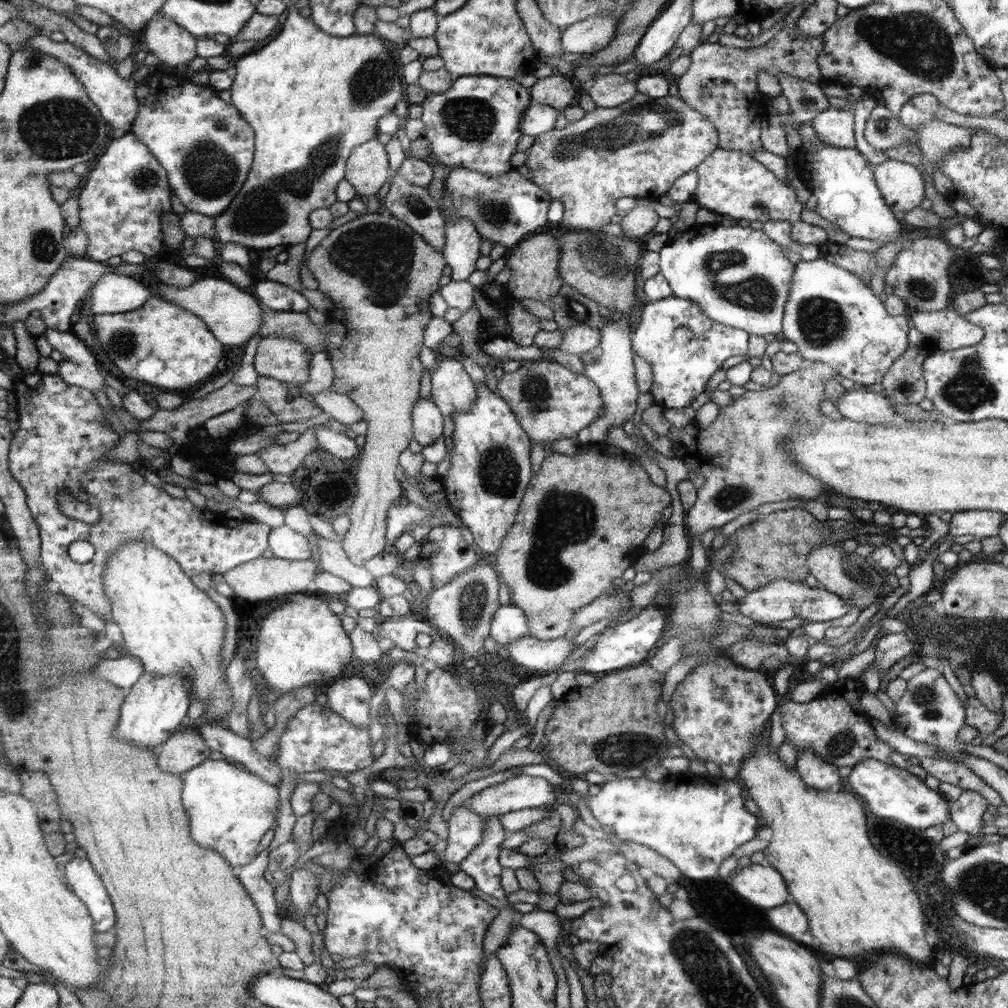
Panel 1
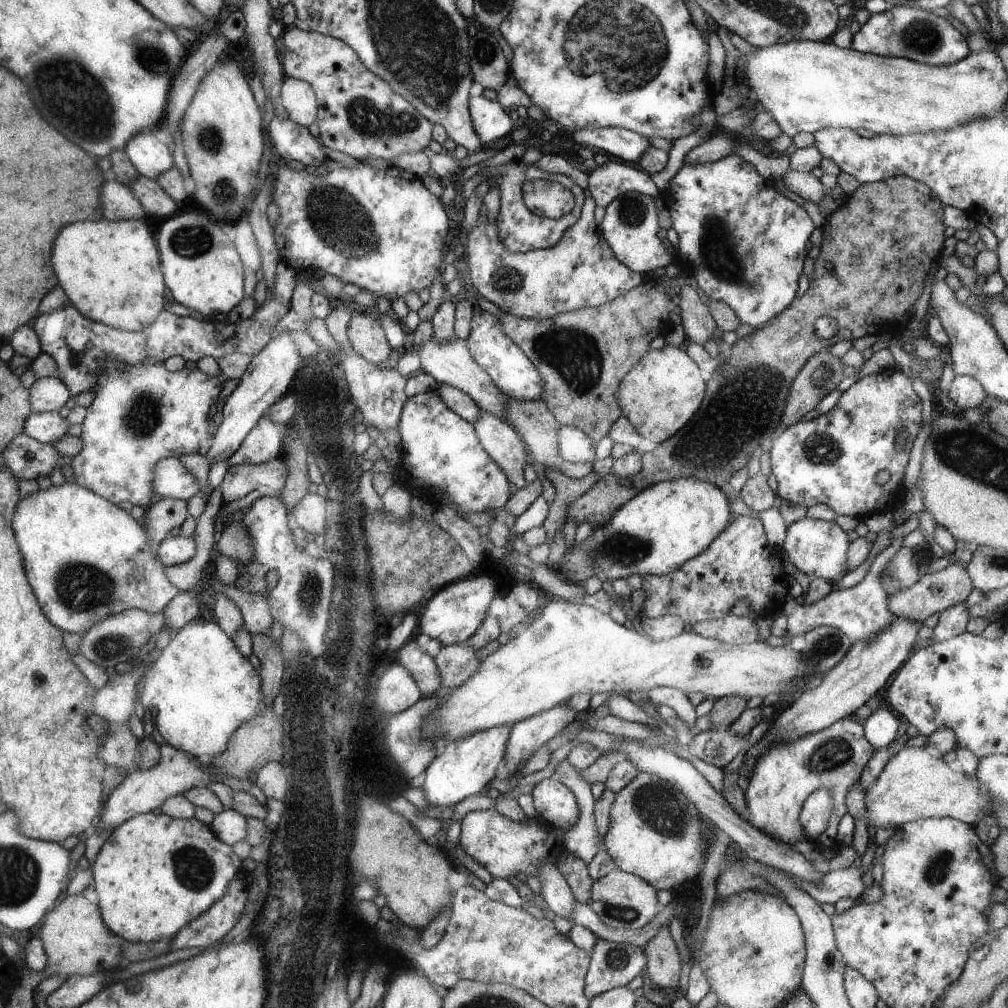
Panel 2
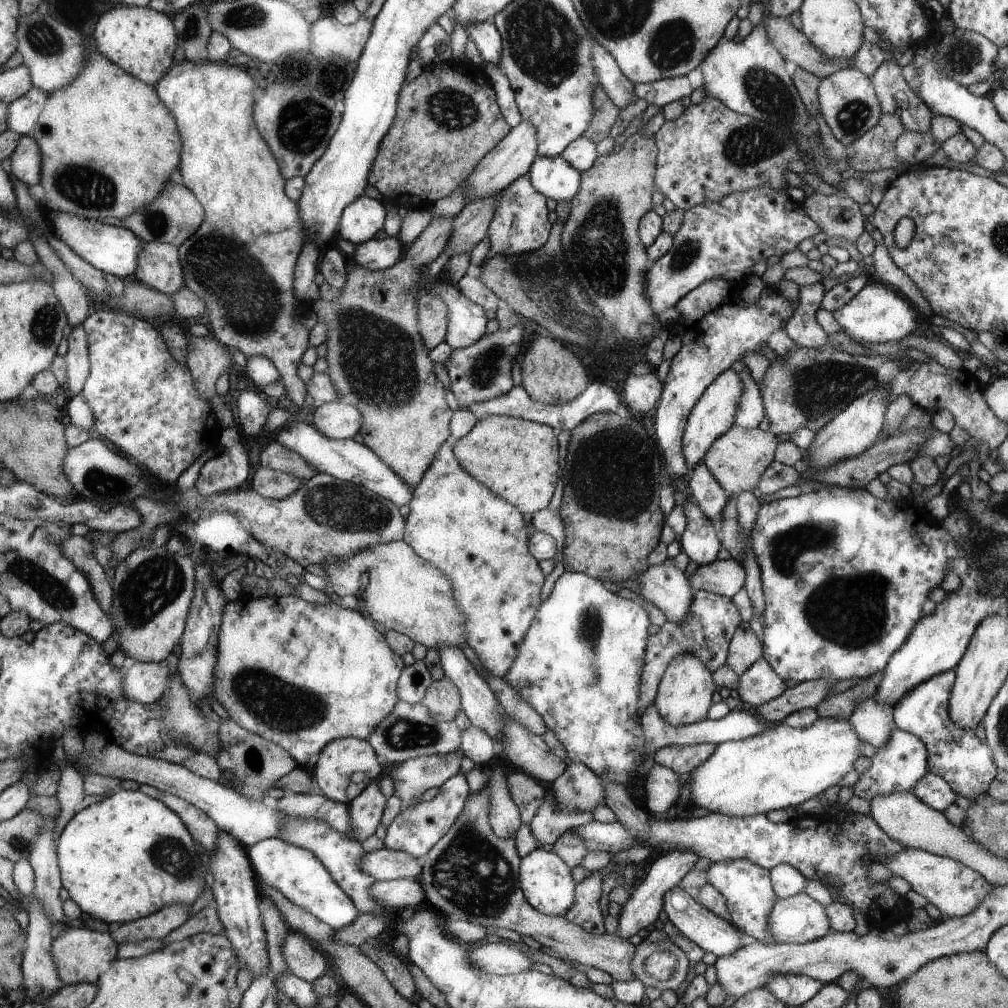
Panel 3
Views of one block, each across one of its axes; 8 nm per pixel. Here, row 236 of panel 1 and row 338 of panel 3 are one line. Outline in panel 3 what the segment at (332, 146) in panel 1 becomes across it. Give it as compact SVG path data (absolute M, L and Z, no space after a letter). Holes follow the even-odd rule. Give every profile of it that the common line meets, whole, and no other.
M184 59L182 62L177 62L174 61L173 65L168 69L168 72L162 76L161 80L158 81L153 87L157 90L157 93L161 97L161 101L165 103L165 105L171 110L171 113L174 114L175 116L175 121L177 122L178 128L182 128L182 130L179 130L180 134L182 134L182 142L183 142L183 150L182 150L182 166L179 167L178 172L178 179L180 182L187 187L195 195L197 195L198 200L202 200L202 206L203 208L206 208L206 226L201 226L200 229L197 230L196 233L193 234L192 237L190 237L186 242L184 242L182 245L178 247L179 250L179 259L180 259L180 264L182 265L183 271L184 271L184 276L185 276L185 281L187 284L188 288L191 288L198 296L200 299L204 301L205 304L205 315L204 318L208 318L209 322L209 328L212 328L212 332L210 334L214 339L216 339L221 345L224 345L225 347L227 346L235 346L238 347L244 354L247 356L247 358L253 357L253 356L265 356L266 358L269 358L273 363L274 366L278 369L278 372L280 373L281 380L284 384L285 388L285 395L294 402L294 404L298 407L301 407L304 403L305 395L307 393L305 382L298 376L297 373L297 368L298 368L298 363L302 361L302 354L304 354L304 350L308 348L308 330L304 328L304 326L301 325L301 318L304 317L304 314L299 317L299 323L296 324L294 322L294 316L292 316L292 308L294 308L294 292L292 292L292 268L294 268L294 264L296 264L296 260L298 260L298 254L300 254L300 248L302 248L302 244L304 244L304 231L303 231L303 226L301 223L301 214L300 214L300 207L298 206L297 202L292 202L288 196L286 196L285 193L285 177L281 173L280 164L276 164L276 159L274 158L274 153L271 150L269 143L265 141L265 138L260 134L259 130L257 129L257 126L255 125L255 120L254 120L254 86L256 86L256 82L242 70L242 68L236 68L236 66L228 66L228 64L222 64L222 62L210 62L208 61L202 61L202 62L194 62L193 60L190 59Z

